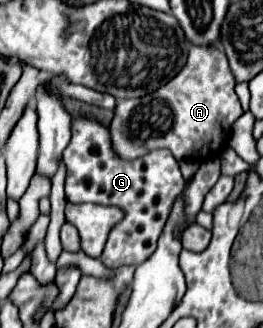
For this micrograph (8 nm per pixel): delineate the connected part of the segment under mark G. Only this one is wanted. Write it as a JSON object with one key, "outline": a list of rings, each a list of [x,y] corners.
{"outline":[[[78,116],[72,118],[72,138],[66,152],[62,152],[62,160],[68,168],[64,186],[66,202],[116,206],[124,212],[122,222],[118,222],[118,226],[110,230],[110,238],[106,238],[106,246],[100,256],[102,264],[114,270],[126,264],[140,266],[148,260],[156,250],[156,242],[166,226],[174,198],[178,198],[186,188],[186,180],[182,178],[178,162],[170,150],[152,150],[134,162],[120,160],[114,154],[108,126],[102,126],[94,116]]]}

